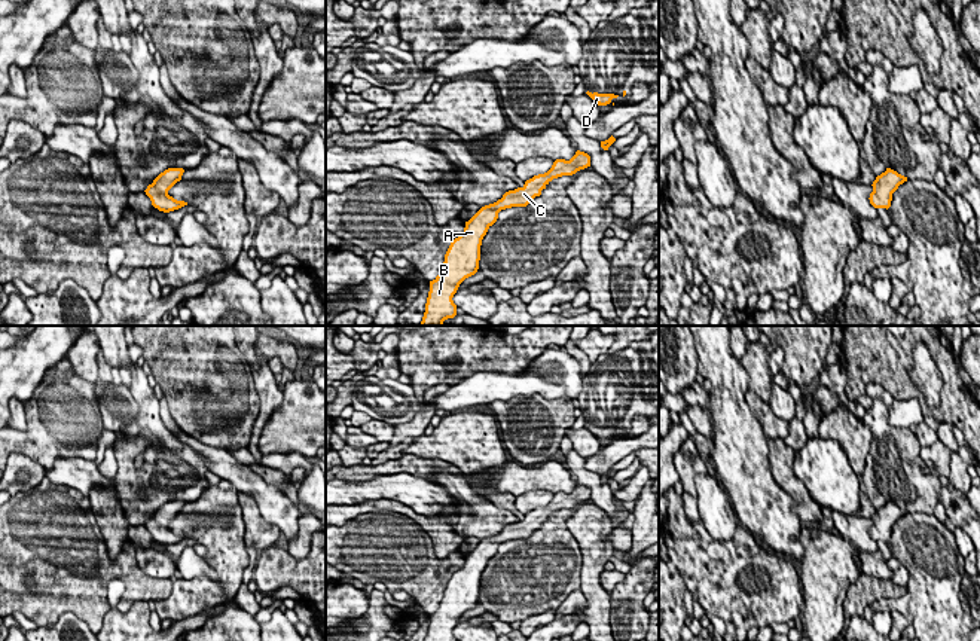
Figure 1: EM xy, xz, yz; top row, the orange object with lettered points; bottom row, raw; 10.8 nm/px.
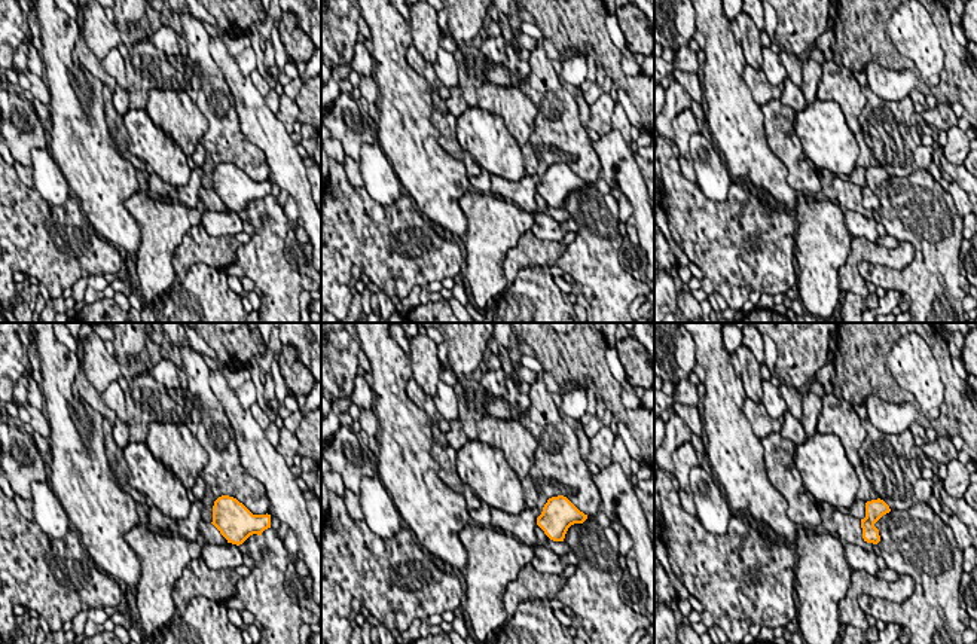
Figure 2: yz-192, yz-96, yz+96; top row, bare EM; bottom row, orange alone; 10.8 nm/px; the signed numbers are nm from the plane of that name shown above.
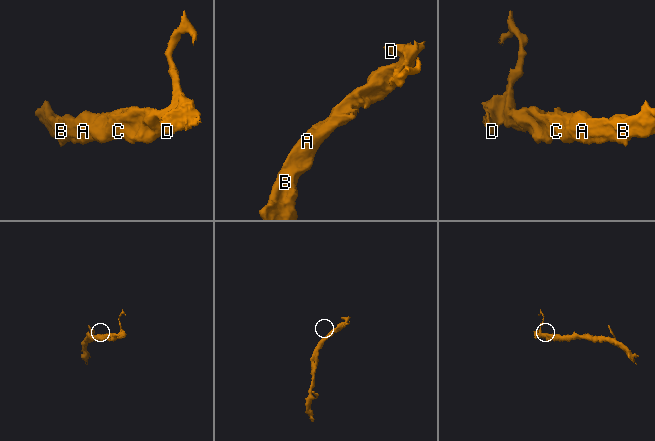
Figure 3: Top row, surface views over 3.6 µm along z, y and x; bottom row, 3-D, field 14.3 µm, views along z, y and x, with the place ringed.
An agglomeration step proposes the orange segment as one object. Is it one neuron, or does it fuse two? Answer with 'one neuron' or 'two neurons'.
one neuron

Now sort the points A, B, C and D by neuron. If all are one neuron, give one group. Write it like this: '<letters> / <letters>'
A B C D

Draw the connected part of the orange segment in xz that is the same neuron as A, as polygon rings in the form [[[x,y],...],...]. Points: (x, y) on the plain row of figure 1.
[[[577,483],[570,494],[556,492],[547,506],[534,509],[522,521],[509,524],[497,535],[482,540],[465,555],[464,565],[451,576],[439,608],[430,614],[425,641],[457,641],[452,631],[460,617],[477,605],[482,573],[501,543],[526,540],[553,512],[573,509],[587,500],[590,489]]]

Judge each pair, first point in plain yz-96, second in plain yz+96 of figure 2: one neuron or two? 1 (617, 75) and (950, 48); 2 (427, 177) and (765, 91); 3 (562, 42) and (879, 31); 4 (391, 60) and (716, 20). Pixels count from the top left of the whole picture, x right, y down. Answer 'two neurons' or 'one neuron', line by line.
1: one neuron
2: two neurons
3: one neuron
4: one neuron

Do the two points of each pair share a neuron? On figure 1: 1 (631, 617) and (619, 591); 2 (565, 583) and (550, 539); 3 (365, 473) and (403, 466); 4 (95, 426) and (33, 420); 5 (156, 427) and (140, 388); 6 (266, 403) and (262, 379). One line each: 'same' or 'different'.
1: same
2: same
3: same
4: same
5: same
6: same

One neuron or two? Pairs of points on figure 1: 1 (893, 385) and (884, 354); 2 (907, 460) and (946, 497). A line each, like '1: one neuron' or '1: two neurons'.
1: one neuron
2: two neurons

